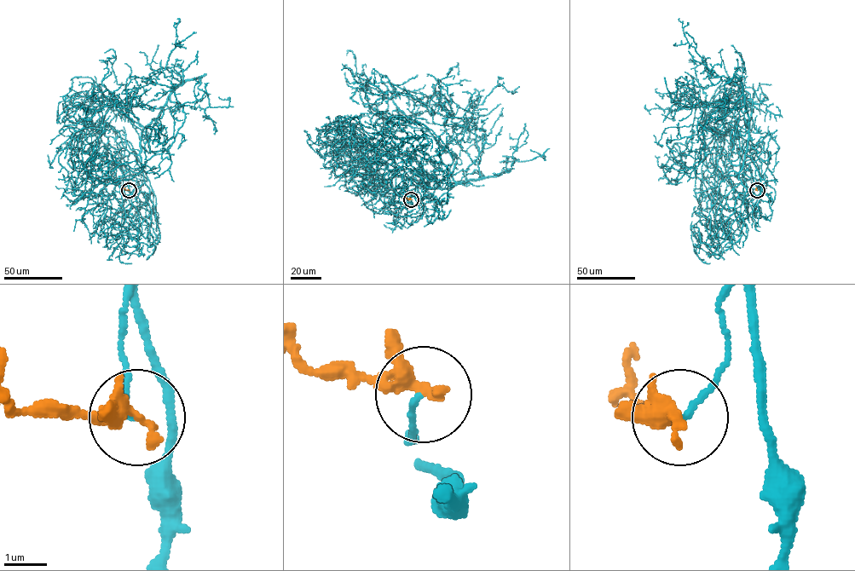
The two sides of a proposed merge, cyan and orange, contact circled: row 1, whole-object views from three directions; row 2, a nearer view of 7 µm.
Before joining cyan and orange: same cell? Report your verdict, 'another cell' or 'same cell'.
another cell

